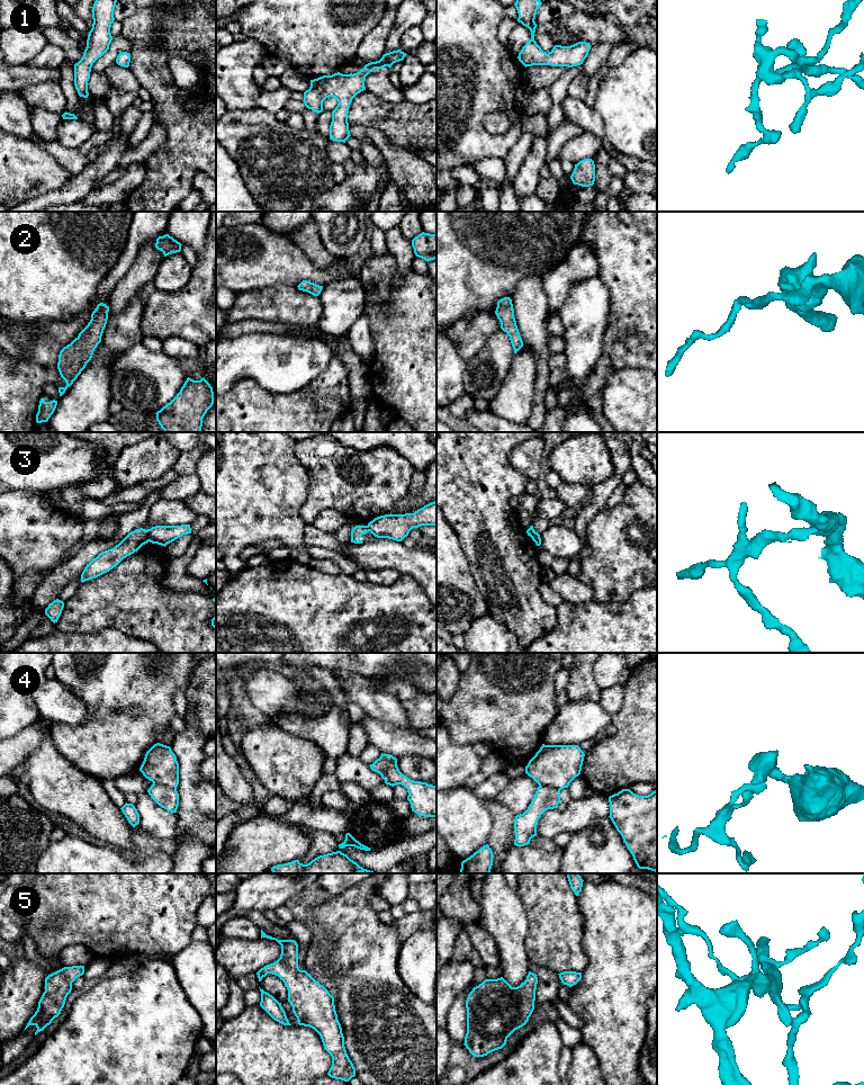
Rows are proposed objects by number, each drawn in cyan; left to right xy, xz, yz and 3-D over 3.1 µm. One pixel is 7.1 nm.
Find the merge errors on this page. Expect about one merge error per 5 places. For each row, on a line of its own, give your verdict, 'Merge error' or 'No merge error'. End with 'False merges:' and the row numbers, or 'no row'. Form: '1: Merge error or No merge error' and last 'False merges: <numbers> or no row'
1: No merge error
2: No merge error
3: Merge error
4: Merge error
5: No merge error
False merges: 3, 4

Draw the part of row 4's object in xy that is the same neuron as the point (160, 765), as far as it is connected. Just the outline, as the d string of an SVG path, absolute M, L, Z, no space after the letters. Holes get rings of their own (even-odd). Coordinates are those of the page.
M156 743L145 754L140 768L143 775L153 782L177 789L179 784L179 763L170 746Z

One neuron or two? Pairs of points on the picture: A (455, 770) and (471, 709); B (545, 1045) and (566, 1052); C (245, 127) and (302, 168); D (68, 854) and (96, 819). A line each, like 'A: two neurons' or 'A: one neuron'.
A: two neurons
B: two neurons
C: one neuron
D: two neurons

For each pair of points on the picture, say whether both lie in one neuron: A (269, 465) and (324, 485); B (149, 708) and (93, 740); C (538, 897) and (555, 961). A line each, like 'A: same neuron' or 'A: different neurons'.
A: different neurons
B: same neuron
C: same neuron

